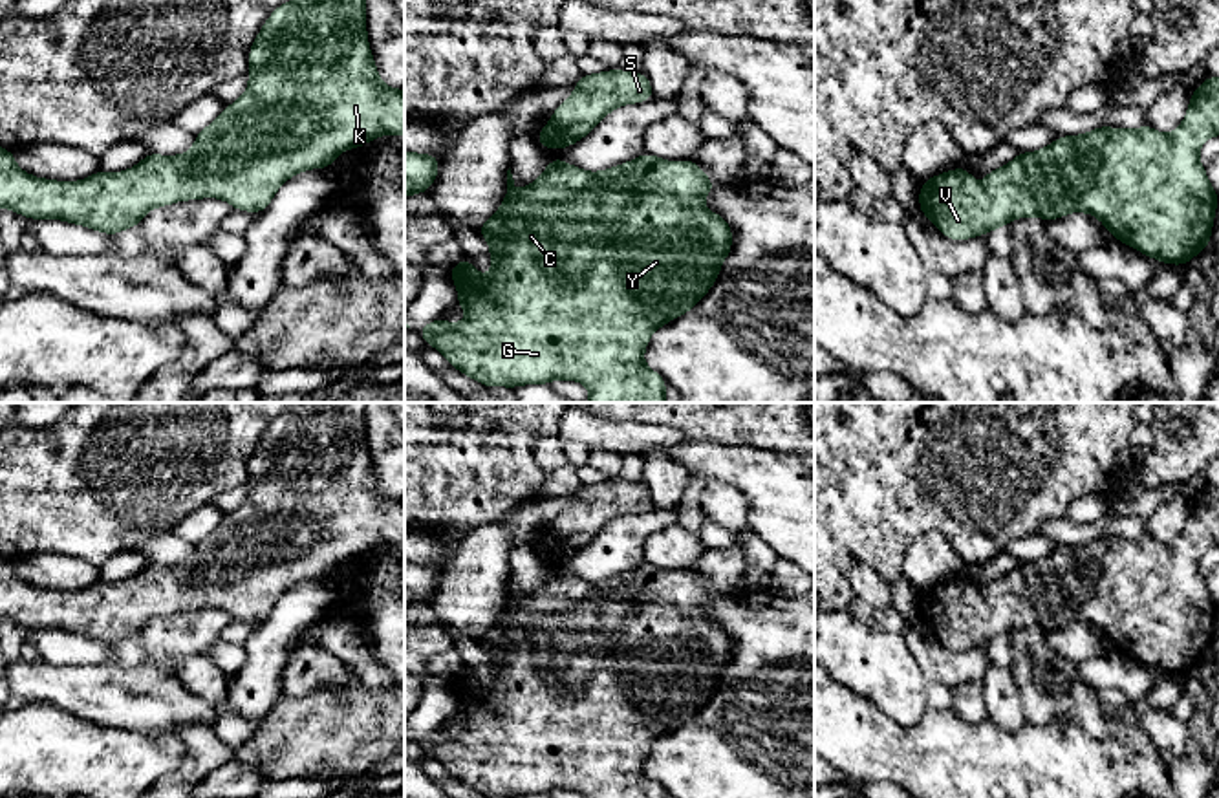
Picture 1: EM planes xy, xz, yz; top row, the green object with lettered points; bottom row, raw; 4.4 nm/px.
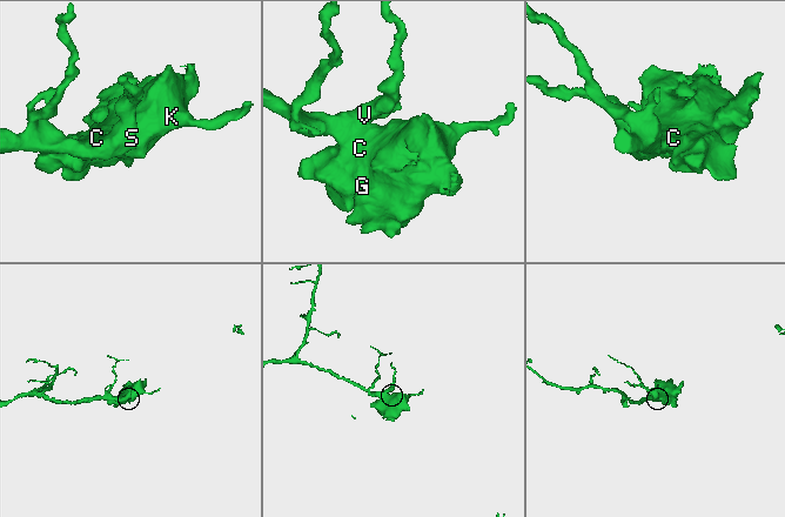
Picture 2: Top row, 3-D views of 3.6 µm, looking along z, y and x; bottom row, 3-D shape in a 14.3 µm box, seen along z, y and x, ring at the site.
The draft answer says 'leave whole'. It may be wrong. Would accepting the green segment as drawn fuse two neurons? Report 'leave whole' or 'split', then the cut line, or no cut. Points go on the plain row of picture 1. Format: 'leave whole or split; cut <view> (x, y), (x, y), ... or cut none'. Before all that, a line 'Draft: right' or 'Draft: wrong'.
Draft: right
leave whole; cut none

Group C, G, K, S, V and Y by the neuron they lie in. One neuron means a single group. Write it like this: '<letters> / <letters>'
C G K S V Y

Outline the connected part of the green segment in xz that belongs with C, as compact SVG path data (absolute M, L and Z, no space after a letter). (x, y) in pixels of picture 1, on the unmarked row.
M648 562L602 582L588 582L562 569L551 569L542 586L522 600L514 598L514 589L509 578L505 611L491 630L476 637L476 641L489 650L487 663L492 666L492 681L487 686L481 686L472 677L469 666L463 666L458 675L447 681L458 696L458 710L454 716L463 716L467 719L467 728L459 734L448 734L443 725L437 730L421 736L419 745L423 747L423 752L441 761L452 778L478 791L485 798L549 794L555 789L578 791L588 798L666 798L668 793L664 787L648 778L642 769L652 743L666 732L688 723L710 701L721 683L723 670L732 661L732 639L728 631L721 624L703 619L707 604L716 597L717 595L692 569L672 573Z

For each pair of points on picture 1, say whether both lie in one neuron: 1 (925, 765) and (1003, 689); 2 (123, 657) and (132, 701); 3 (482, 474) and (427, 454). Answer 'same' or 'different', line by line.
1: different
2: different
3: same

